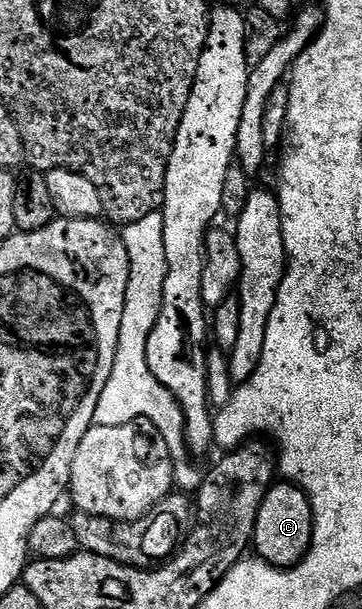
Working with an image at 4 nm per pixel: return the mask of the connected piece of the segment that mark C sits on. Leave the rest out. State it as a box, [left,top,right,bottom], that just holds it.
[252,480,313,568]

